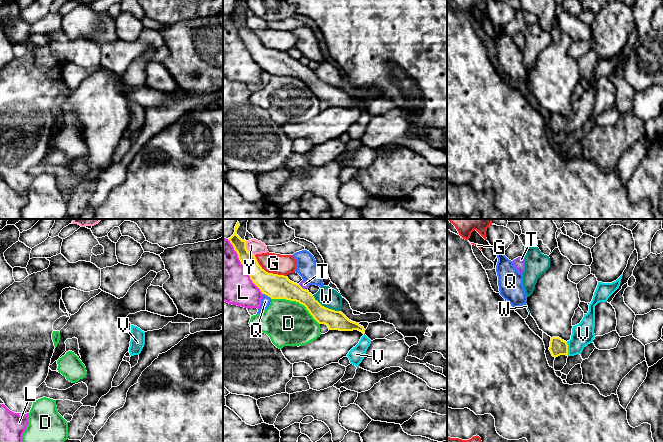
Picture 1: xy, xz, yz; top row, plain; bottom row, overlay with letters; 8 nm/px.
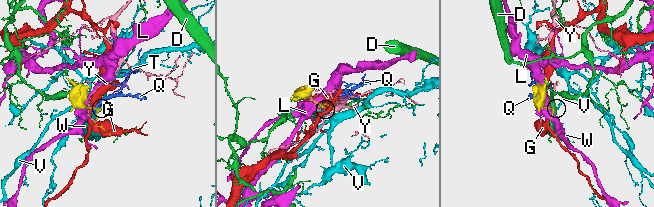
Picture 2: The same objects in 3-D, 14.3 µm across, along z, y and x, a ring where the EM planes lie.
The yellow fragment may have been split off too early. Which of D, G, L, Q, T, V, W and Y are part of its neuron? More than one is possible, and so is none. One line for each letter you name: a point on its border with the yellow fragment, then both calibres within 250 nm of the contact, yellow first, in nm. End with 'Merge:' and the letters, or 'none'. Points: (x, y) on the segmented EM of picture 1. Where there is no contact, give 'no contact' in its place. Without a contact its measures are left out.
V: meets yellow in yz at (567, 349); 130 nm thick on the yellow side, 180 nm on the other
Merge: V

